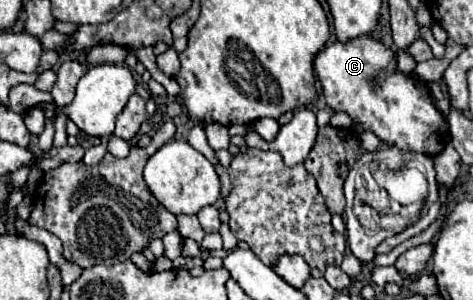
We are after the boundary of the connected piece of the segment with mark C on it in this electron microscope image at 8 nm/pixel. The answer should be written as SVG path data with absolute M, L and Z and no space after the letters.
M371 36L355 38L351 42L333 42L331 46L325 46L313 62L315 74L321 80L323 94L327 104L335 112L349 114L355 122L363 124L365 130L371 130L377 134L383 142L391 146L399 146L403 150L427 150L427 154L439 154L449 142L447 142L447 120L443 114L435 108L429 90L423 82L413 80L411 76L397 74L395 72L395 54L387 50L379 40Z

